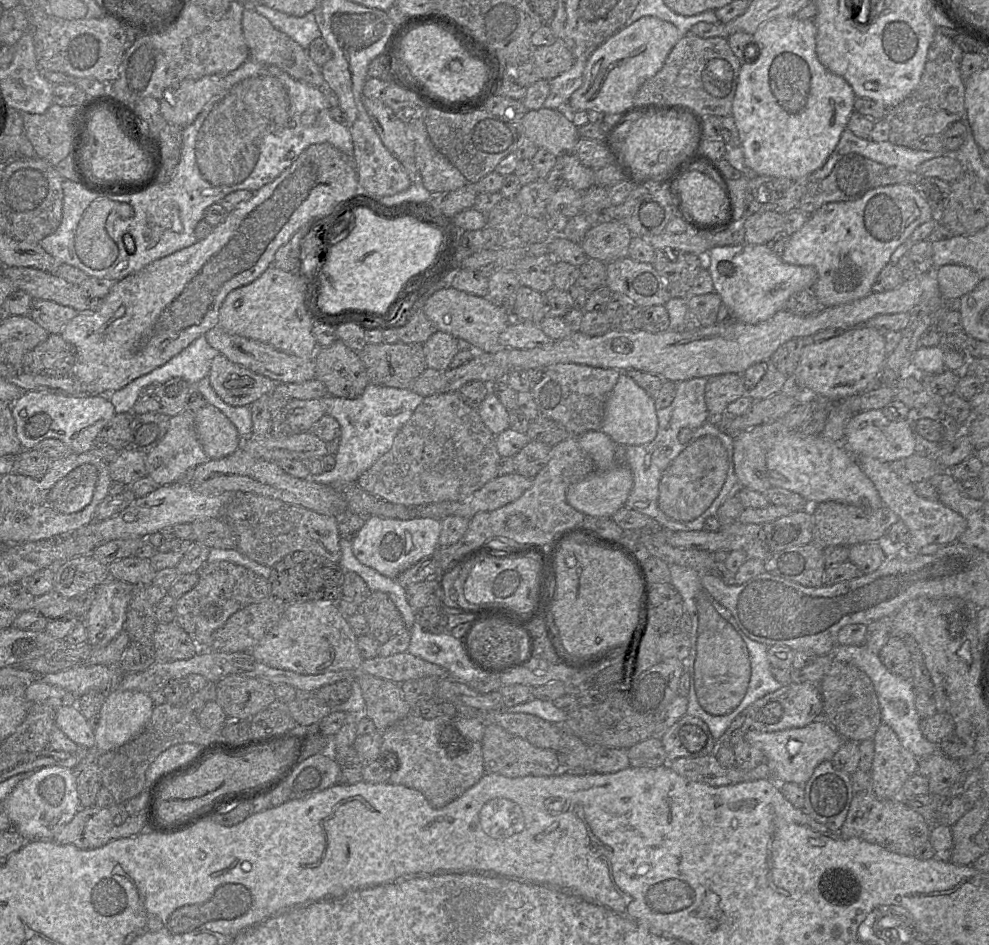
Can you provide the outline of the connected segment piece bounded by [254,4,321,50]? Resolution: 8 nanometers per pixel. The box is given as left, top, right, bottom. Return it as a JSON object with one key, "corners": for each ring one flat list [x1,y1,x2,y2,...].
{"corners":[[262,4,254,5,254,10,267,18,277,30,289,36,306,50,314,39,321,37,313,12,302,17,296,17]]}

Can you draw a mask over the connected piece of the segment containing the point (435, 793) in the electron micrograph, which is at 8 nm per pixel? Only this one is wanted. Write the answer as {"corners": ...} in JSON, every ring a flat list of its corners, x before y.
{"corners":[[411,712,384,731,379,731,382,755,392,754,397,758,397,768,391,773,388,782,419,791,436,808,444,807,457,799,484,775,480,743,463,739,455,727,454,717,456,716,440,714,434,718,425,719]]}

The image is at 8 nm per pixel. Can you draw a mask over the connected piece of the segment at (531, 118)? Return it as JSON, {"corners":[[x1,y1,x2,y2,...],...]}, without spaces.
{"corners":[[541,107,528,110,519,122,518,129,538,148,556,157,574,154,579,139,578,127,566,109]]}

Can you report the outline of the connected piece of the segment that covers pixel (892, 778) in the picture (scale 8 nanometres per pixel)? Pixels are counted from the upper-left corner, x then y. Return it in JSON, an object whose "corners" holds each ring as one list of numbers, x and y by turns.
{"corners":[[880,724,872,740,872,792,881,799,899,798,904,783,918,772,919,759,903,747,887,724]]}

